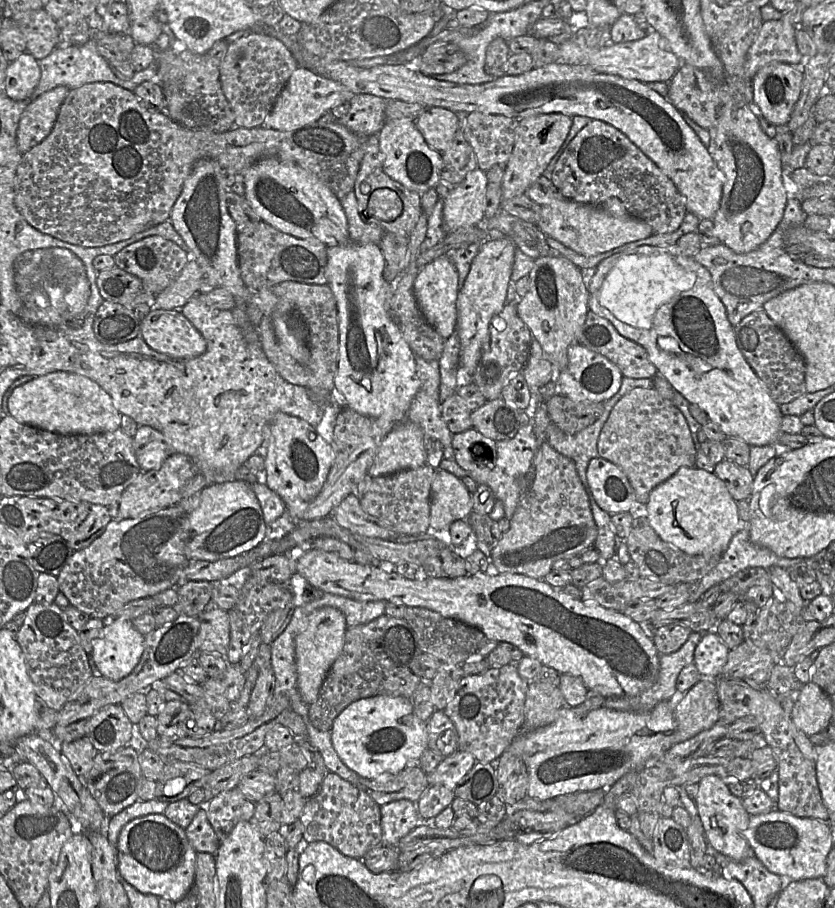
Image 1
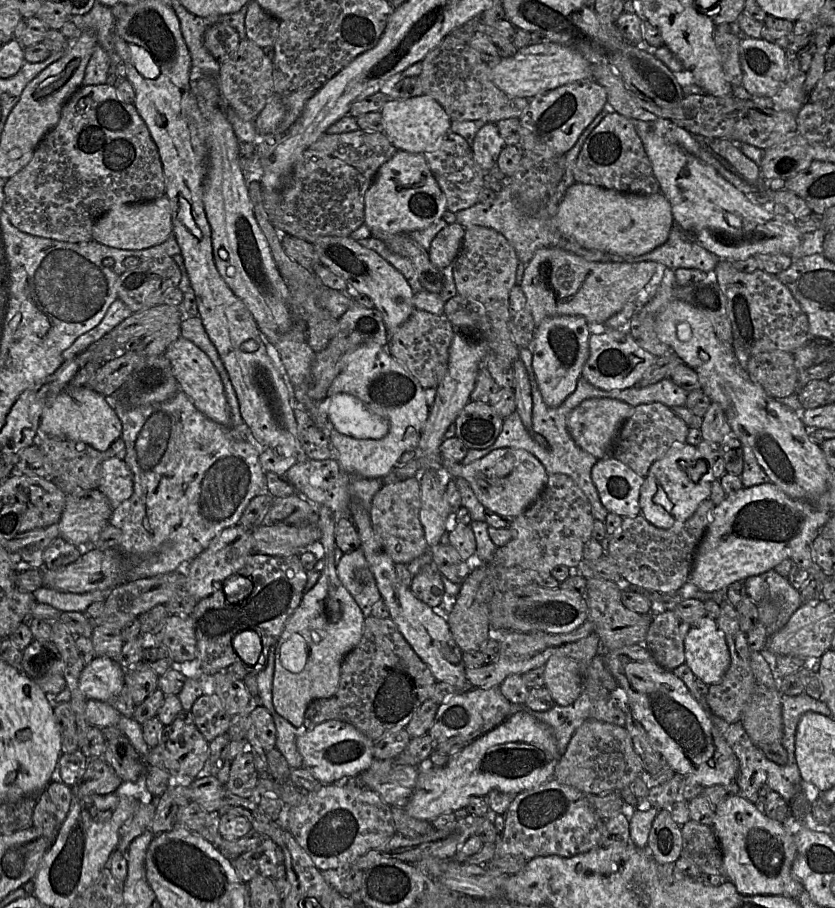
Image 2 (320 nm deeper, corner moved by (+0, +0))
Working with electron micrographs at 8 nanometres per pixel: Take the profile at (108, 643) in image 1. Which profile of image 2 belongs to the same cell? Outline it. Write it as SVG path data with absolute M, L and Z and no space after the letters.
M95 656L81 672L79 689L87 700L114 702L124 688L124 669L105 656Z

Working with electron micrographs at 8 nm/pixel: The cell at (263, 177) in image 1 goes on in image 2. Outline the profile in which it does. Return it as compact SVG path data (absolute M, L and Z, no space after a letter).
M321 236L312 245L321 264L342 277L352 290L371 298L383 318L389 338L416 309L413 304L414 292L405 277L375 251L361 246L350 236Z

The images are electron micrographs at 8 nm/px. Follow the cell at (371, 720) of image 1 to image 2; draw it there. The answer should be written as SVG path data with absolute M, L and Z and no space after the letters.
M340 720L325 721L311 730L302 729L296 739L296 746L303 760L303 767L322 785L340 785L367 770L374 761L374 741L353 725Z

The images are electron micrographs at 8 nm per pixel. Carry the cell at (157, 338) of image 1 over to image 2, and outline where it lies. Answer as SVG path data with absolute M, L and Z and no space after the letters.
M179 336L164 352L169 360L173 376L194 406L213 421L228 425L230 413L224 393L223 383L210 358L191 341Z

